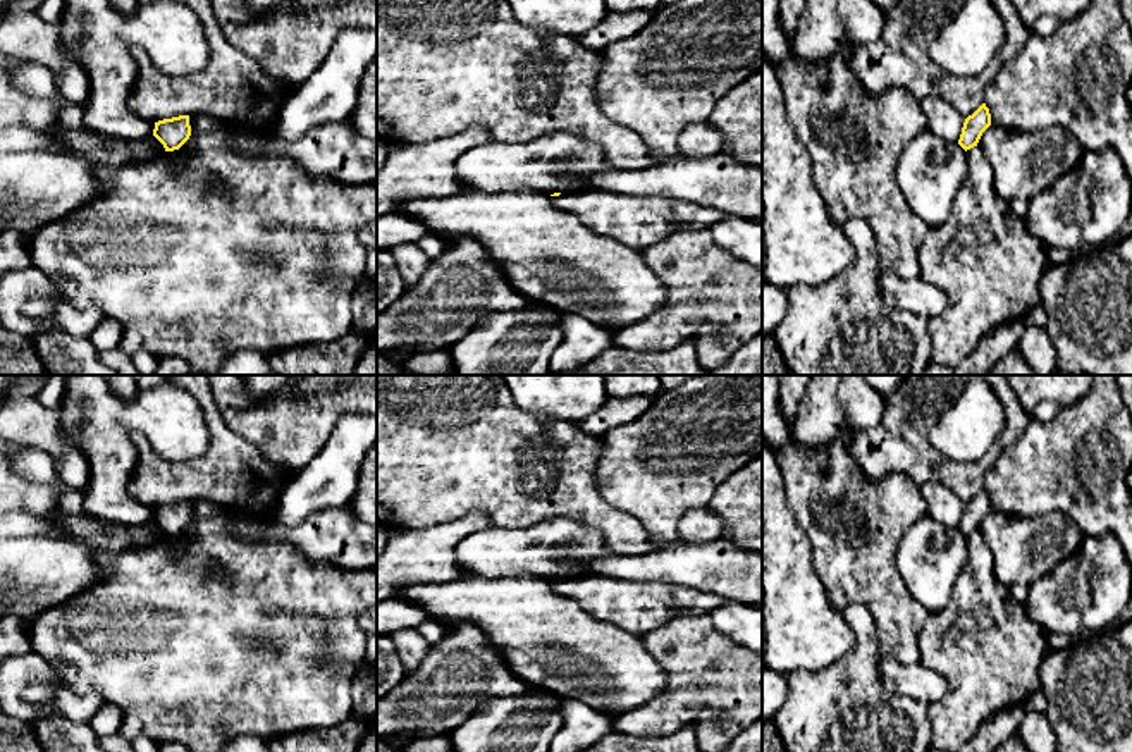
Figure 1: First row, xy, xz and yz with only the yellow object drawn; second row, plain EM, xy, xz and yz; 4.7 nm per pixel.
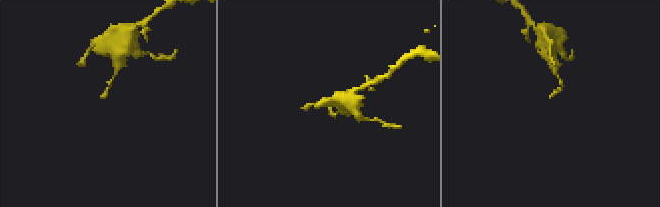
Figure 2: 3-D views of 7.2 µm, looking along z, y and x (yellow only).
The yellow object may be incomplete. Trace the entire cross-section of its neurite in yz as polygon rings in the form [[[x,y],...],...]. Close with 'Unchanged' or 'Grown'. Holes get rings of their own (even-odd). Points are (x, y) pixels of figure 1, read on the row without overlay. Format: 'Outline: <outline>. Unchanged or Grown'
Outline: [[[982,489],[972,501],[963,508],[958,530],[967,537],[977,532],[982,518],[991,511],[991,499],[986,489]]]. Unchanged

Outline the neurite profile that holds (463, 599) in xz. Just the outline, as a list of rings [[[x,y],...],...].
[[[463,575],[447,582],[409,583],[397,590],[396,597],[421,606],[446,626],[466,623],[482,628],[523,685],[583,702],[611,718],[640,707],[666,688],[666,671],[647,650],[642,637],[594,618],[576,601],[556,594],[547,578]]]

